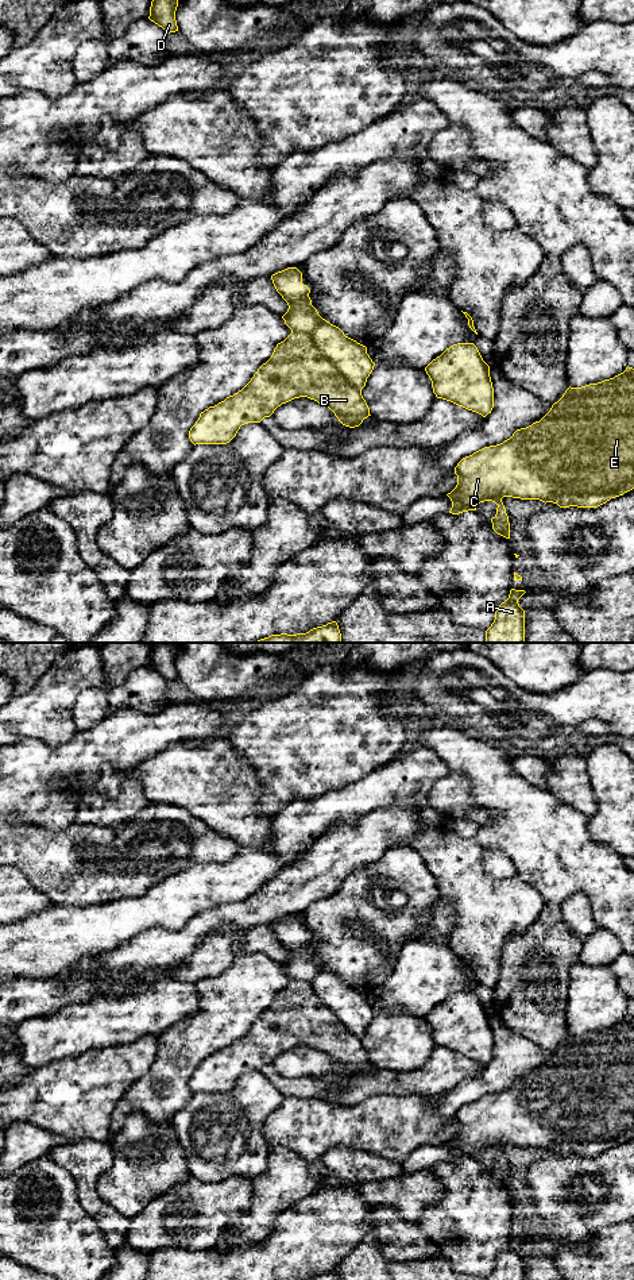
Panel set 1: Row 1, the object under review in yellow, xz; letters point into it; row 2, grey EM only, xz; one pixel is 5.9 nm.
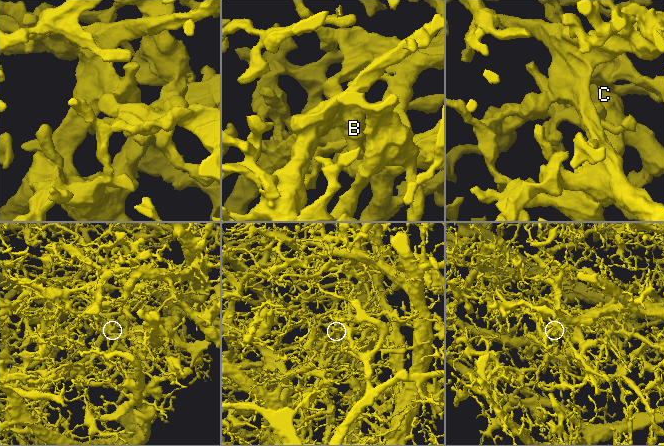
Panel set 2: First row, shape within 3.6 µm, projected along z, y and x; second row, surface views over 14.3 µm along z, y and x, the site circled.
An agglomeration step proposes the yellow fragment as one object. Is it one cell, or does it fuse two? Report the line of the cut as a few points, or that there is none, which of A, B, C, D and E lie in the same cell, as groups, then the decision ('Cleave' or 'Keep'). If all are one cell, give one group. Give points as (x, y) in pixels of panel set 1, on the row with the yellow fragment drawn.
Split along xz (292, 331), (308, 334), (336, 369), (360, 390). Groups: A C D E / B. Cleave

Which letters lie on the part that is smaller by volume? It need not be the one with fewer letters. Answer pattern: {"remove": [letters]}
{"remove": ["B"]}

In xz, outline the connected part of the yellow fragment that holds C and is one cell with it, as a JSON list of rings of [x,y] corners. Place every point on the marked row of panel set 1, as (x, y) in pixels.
[[[634,369],[626,370],[614,378],[581,388],[568,388],[550,410],[526,428],[517,429],[513,436],[500,444],[484,447],[463,458],[455,467],[456,487],[446,496],[452,501],[449,513],[459,514],[476,510],[484,501],[498,505],[491,518],[492,529],[510,539],[510,523],[502,502],[503,497],[521,500],[540,500],[553,502],[560,508],[598,508],[611,498],[623,496],[634,489]]]

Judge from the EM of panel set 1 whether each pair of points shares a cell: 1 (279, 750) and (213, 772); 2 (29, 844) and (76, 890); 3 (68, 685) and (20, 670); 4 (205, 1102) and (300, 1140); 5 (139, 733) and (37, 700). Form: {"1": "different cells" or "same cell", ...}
{"1": "different cells", "2": "same cell", "3": "different cells", "4": "different cells", "5": "different cells"}

